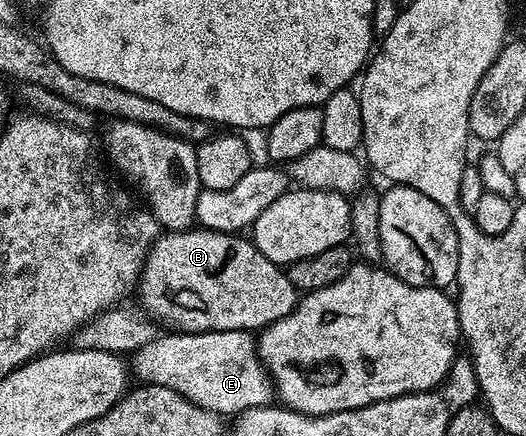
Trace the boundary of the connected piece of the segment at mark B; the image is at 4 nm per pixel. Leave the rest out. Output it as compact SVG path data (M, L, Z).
M193 227L187 231L168 231L157 237L144 270L140 272L139 308L161 326L181 333L213 333L214 331L259 331L270 323L296 310L298 291L290 283L287 272L274 264L247 236L216 233L212 229Z

